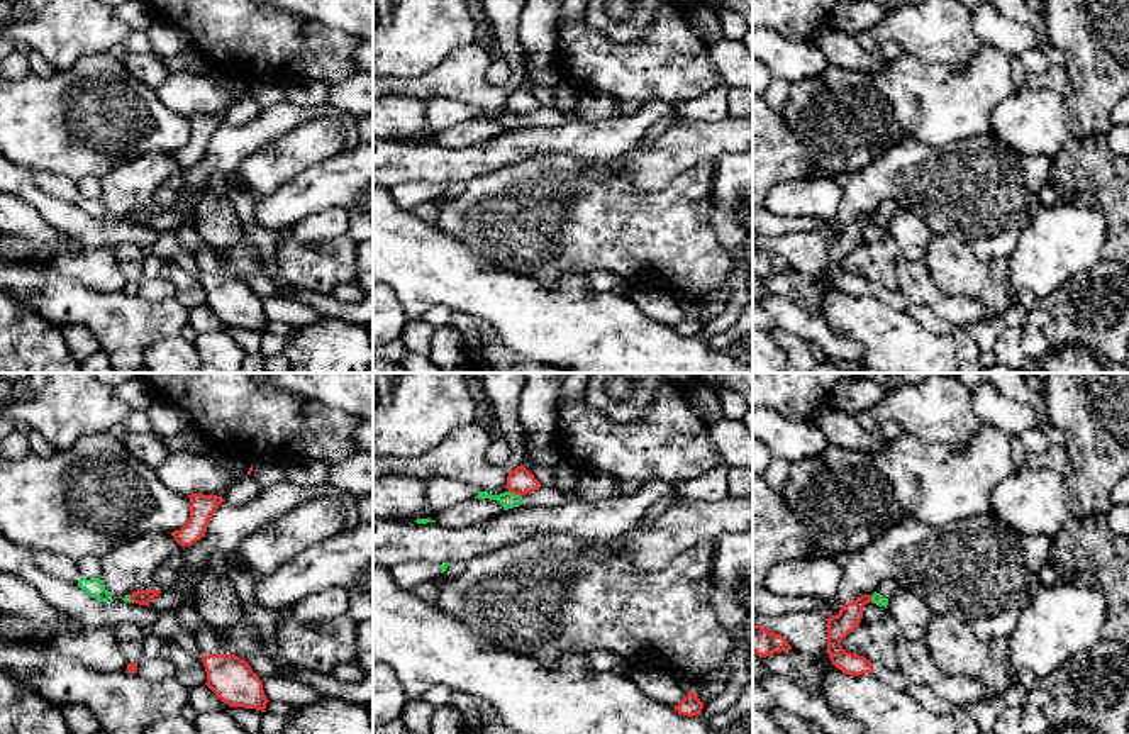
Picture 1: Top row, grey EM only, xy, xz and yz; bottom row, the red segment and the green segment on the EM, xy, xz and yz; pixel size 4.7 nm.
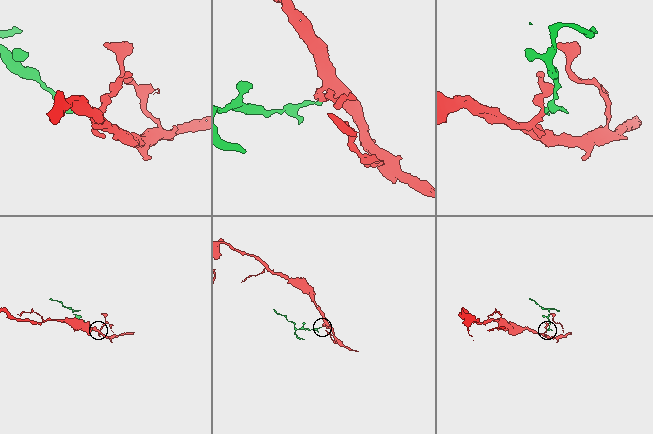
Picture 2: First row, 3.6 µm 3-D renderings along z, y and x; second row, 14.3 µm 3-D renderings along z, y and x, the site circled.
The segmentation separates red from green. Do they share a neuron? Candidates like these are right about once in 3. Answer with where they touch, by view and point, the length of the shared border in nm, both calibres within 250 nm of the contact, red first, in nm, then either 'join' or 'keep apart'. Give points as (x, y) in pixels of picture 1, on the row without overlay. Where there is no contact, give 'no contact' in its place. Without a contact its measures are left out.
contact xz (516, 114); length 70 nm; calibres 120 and 80 nm; keep apart

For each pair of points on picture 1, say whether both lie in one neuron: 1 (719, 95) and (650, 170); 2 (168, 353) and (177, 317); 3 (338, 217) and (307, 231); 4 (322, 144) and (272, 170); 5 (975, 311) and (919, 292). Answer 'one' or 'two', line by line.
1: two
2: two
3: one
4: one
5: one

